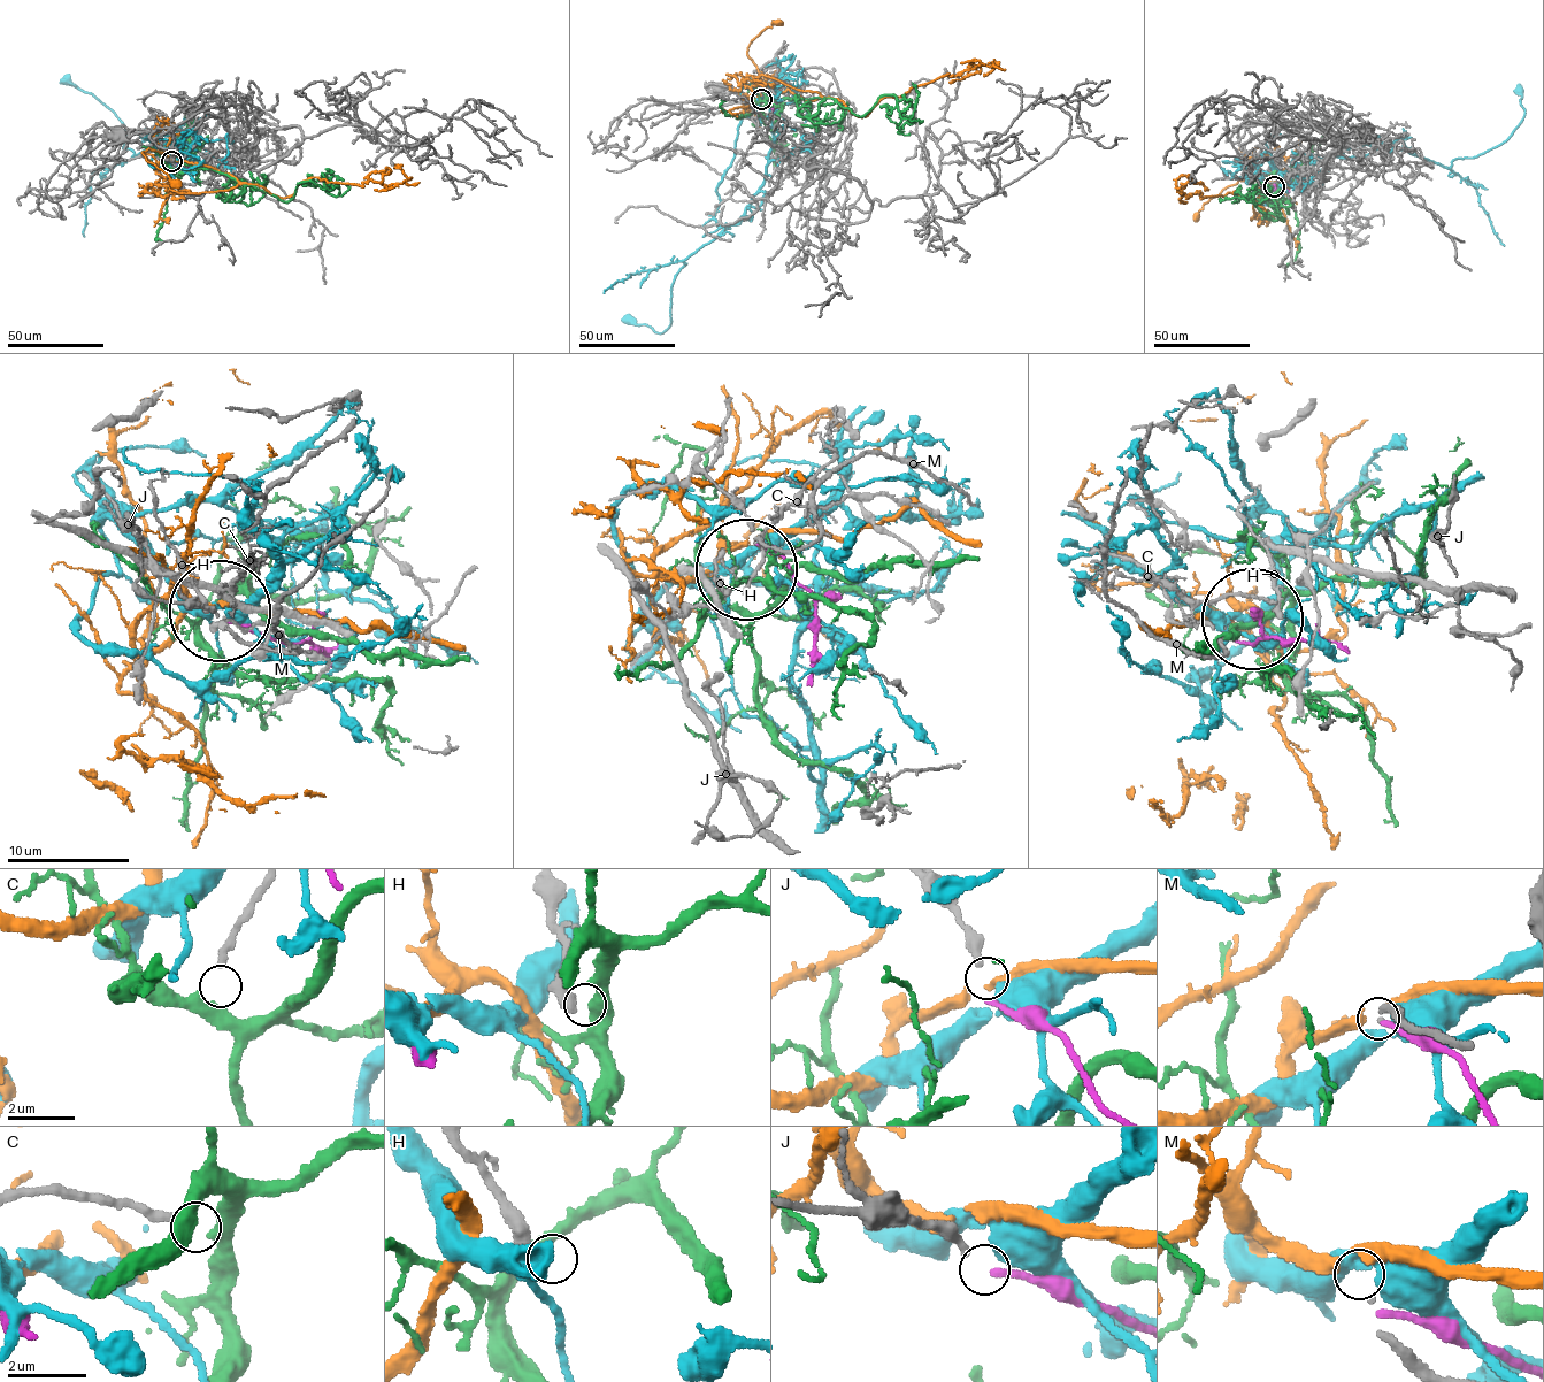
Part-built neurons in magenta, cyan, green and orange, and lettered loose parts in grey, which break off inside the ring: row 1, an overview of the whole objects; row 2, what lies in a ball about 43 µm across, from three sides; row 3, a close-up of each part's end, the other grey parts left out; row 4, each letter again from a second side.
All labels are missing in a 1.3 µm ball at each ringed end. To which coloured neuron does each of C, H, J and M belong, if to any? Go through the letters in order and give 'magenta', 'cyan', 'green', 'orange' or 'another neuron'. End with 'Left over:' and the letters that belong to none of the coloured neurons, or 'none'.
C: green
H: another neuron
J: magenta
M: orange
Left over: H

